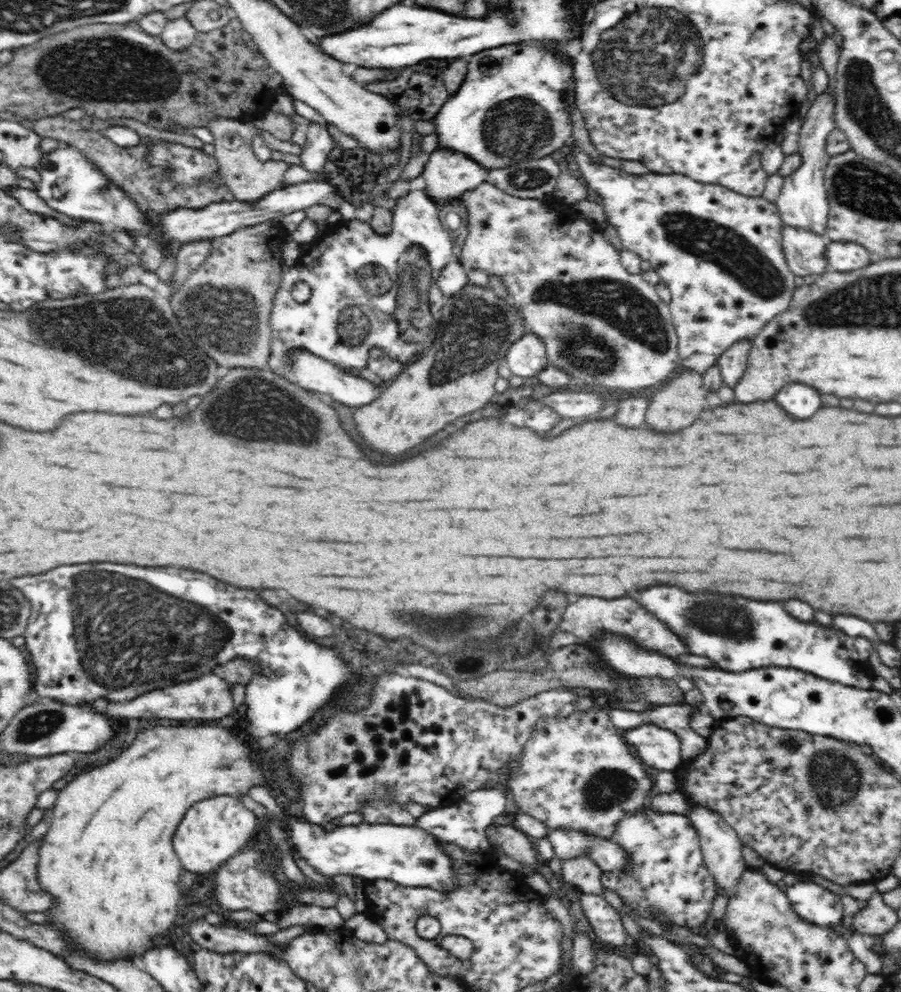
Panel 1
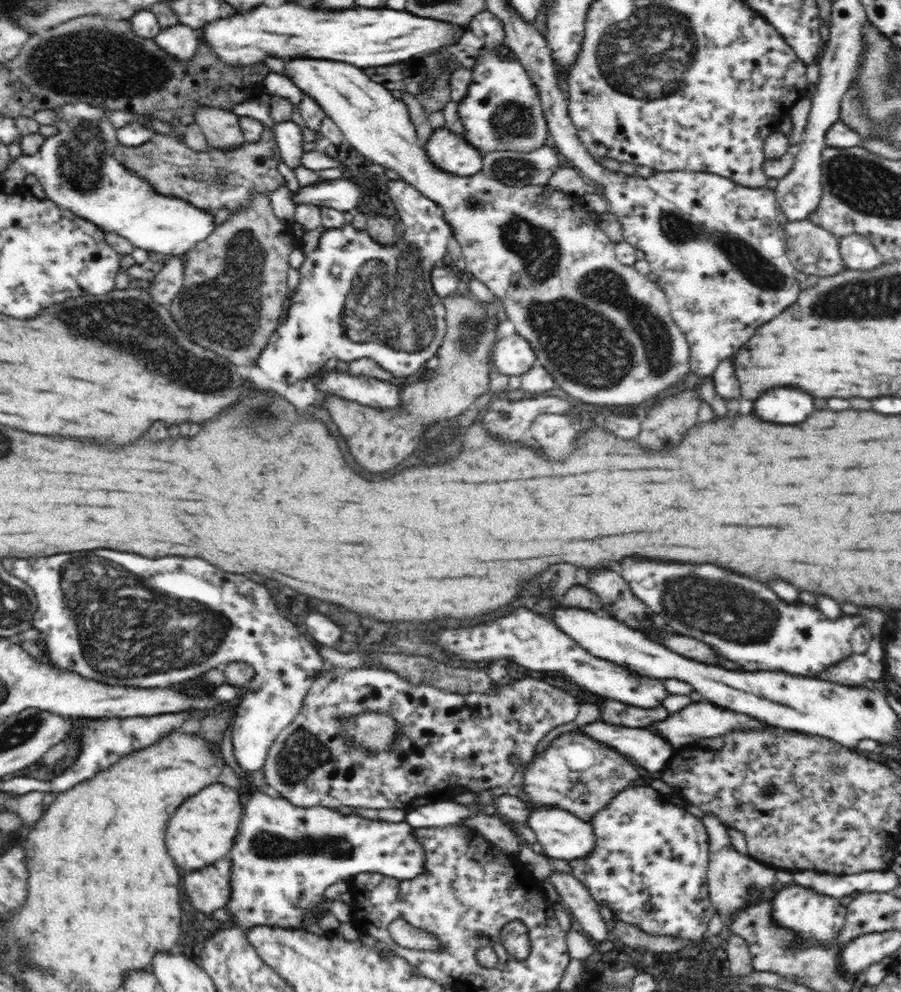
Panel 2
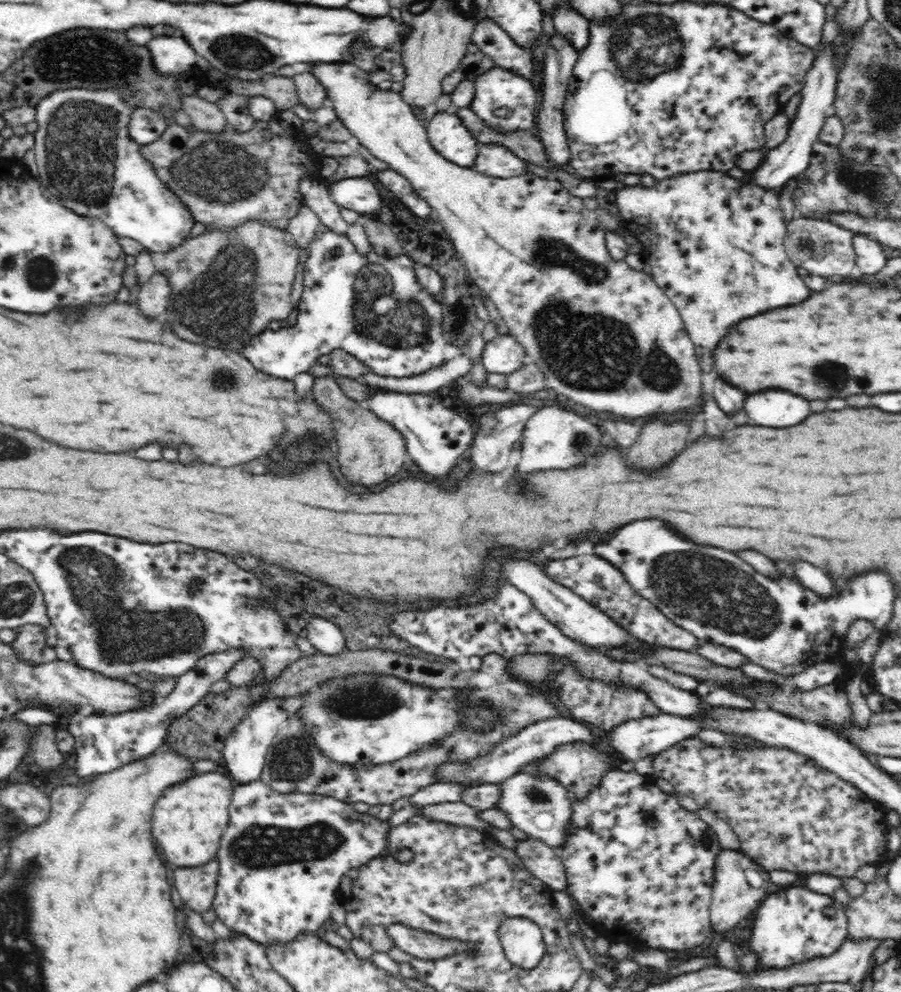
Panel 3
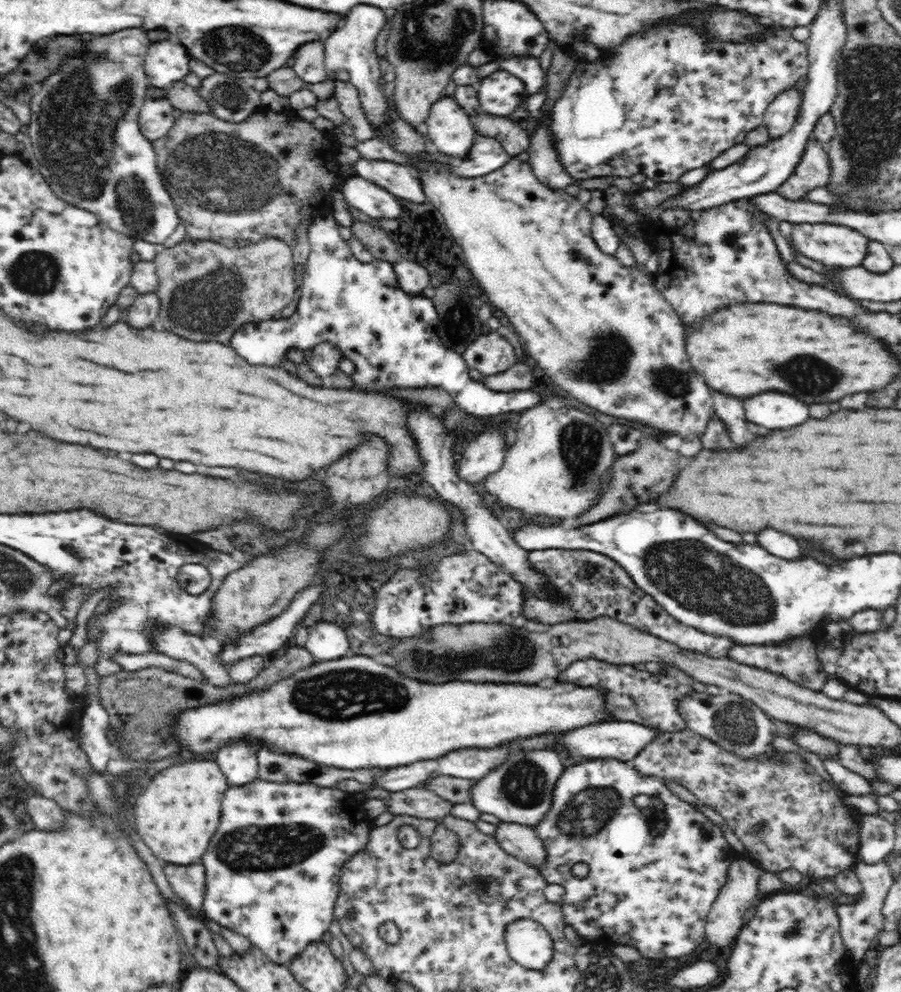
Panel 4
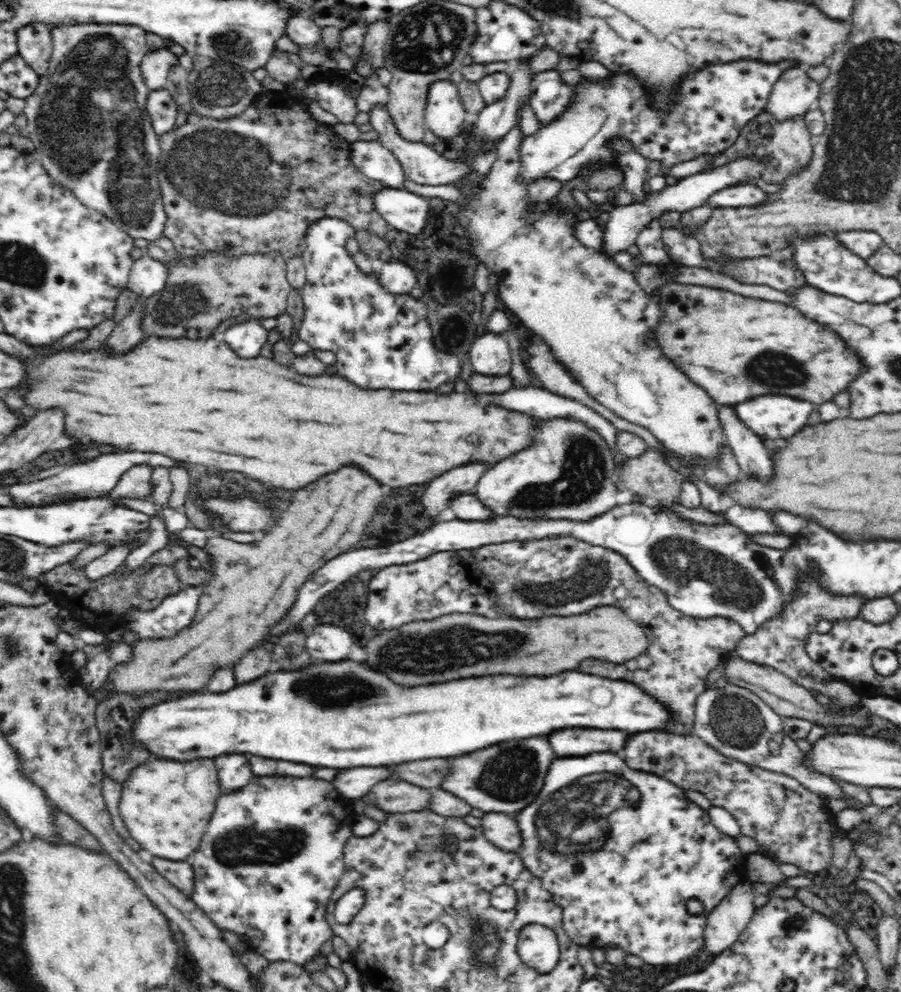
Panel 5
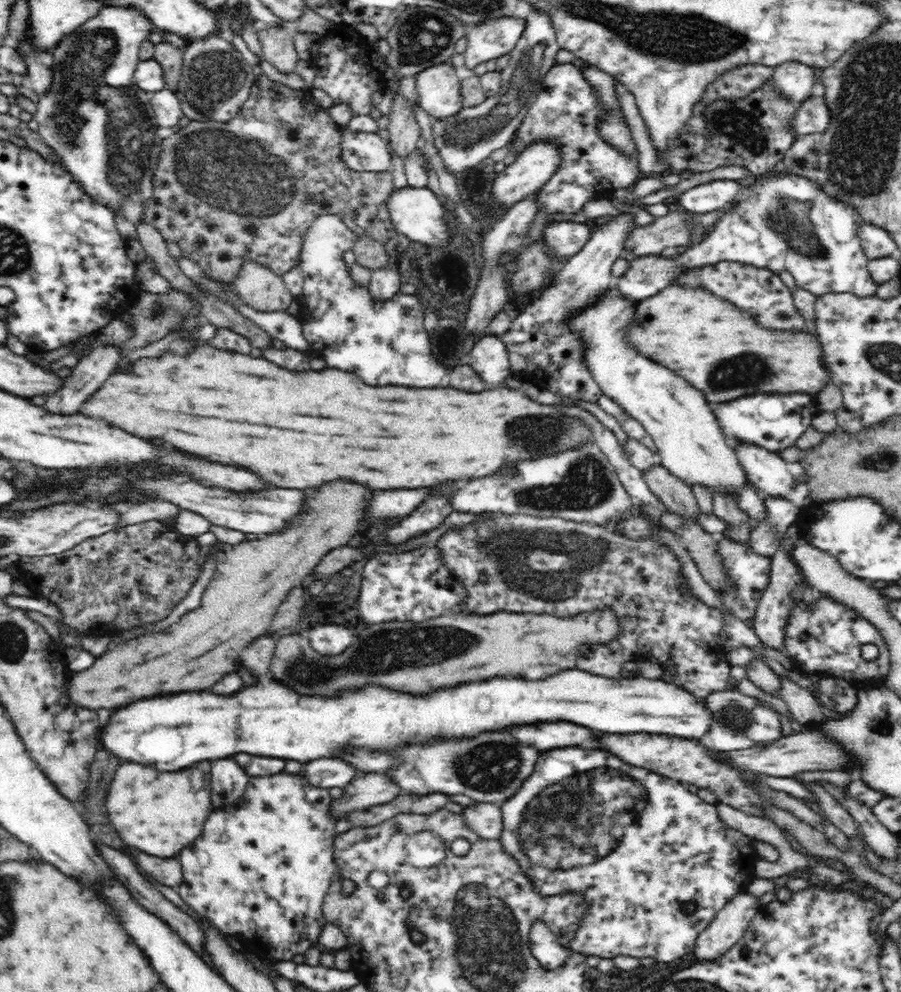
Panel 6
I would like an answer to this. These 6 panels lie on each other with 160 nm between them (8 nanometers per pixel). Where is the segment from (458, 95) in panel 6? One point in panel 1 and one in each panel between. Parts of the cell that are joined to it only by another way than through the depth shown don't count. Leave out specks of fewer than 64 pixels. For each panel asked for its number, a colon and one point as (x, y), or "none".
1: (448, 174)
2: (448, 151)
3: (446, 132)
4: (448, 126)
5: (444, 115)

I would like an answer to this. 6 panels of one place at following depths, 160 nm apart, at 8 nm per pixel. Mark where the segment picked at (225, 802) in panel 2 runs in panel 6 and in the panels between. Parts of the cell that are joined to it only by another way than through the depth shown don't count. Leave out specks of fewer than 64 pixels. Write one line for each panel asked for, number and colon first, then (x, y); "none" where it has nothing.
3: (189, 820)
4: (178, 813)
5: (166, 804)
6: (160, 813)

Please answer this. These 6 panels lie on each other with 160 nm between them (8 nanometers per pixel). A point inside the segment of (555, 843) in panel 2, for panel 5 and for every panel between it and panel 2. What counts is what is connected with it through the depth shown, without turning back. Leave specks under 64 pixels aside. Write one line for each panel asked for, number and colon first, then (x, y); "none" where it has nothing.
3: (540, 806)
4: (519, 791)
5: (506, 777)

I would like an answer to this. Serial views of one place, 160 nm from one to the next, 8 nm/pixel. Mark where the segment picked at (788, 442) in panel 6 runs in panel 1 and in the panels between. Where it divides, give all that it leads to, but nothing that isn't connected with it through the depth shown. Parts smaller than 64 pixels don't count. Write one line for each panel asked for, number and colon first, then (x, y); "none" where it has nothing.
1: (801, 401)
2: (784, 405)
3: (775, 408)
4: (773, 410)
5: (773, 417)

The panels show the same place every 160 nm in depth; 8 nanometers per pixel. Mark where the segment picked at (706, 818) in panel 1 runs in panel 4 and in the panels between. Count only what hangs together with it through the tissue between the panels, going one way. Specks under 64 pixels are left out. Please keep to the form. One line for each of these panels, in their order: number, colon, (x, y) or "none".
2: (732, 878)
3: (733, 898)
4: (724, 921)

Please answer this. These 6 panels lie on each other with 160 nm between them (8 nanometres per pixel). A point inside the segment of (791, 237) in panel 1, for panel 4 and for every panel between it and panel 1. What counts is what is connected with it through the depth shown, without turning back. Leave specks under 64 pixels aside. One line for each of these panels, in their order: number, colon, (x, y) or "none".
2: (813, 249)
3: (823, 248)
4: (836, 246)

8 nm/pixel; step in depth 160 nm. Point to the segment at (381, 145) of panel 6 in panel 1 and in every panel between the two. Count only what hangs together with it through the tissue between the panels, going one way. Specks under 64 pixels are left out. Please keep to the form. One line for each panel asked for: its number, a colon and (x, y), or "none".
1: (349, 265)
2: (401, 323)
3: (396, 183)
4: (401, 181)
5: (371, 158)

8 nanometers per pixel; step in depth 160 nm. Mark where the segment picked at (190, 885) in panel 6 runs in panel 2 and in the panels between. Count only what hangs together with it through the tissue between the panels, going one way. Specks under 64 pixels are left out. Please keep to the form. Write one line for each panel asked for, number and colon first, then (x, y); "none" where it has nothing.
2: (284, 857)
3: (283, 856)
4: (273, 870)
5: (267, 872)

